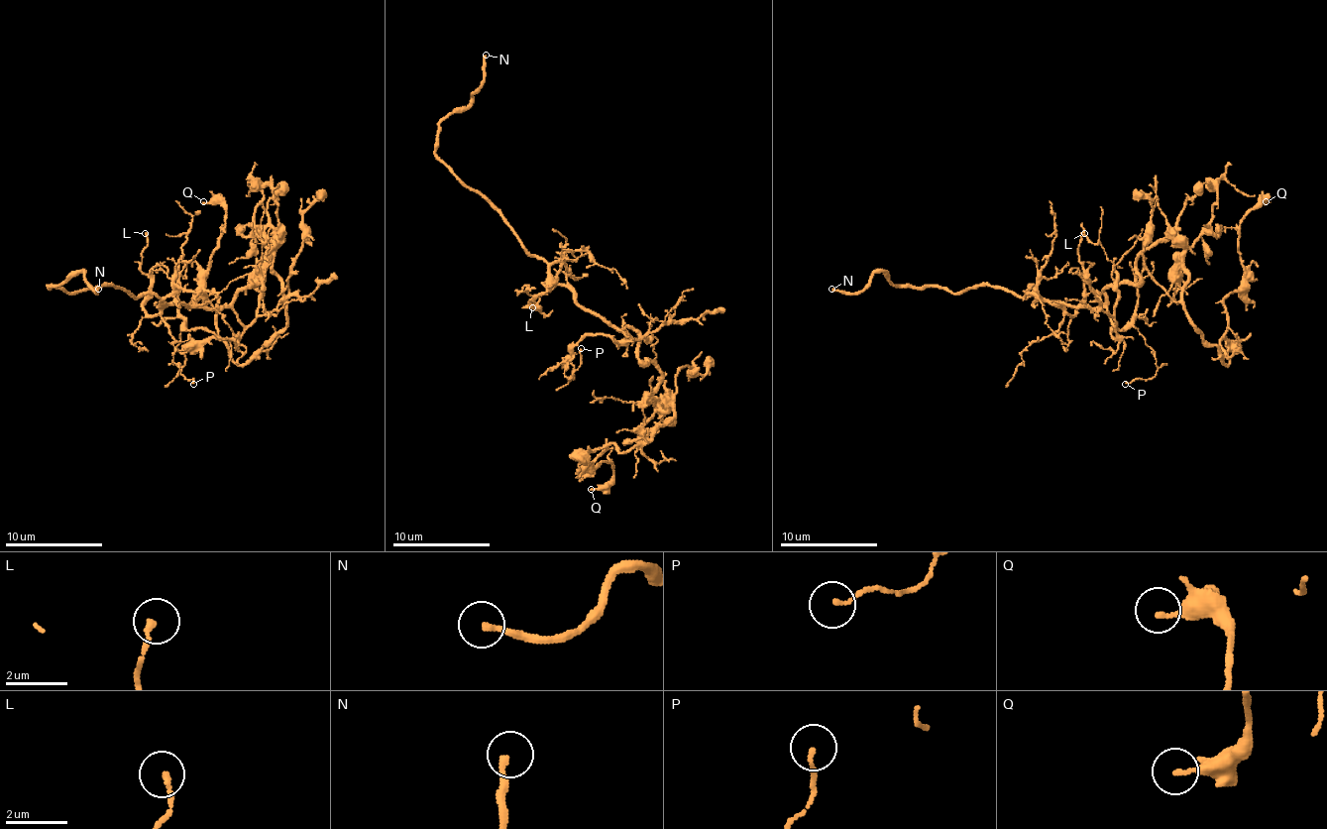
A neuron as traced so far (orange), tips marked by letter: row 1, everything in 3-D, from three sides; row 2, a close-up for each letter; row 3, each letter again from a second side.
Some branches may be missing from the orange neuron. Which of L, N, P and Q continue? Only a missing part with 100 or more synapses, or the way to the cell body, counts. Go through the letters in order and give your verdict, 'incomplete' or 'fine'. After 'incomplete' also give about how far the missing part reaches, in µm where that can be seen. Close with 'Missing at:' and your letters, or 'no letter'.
L: fine
N: incomplete; missing 60 µm
P: fine
Q: fine
Missing at: N

